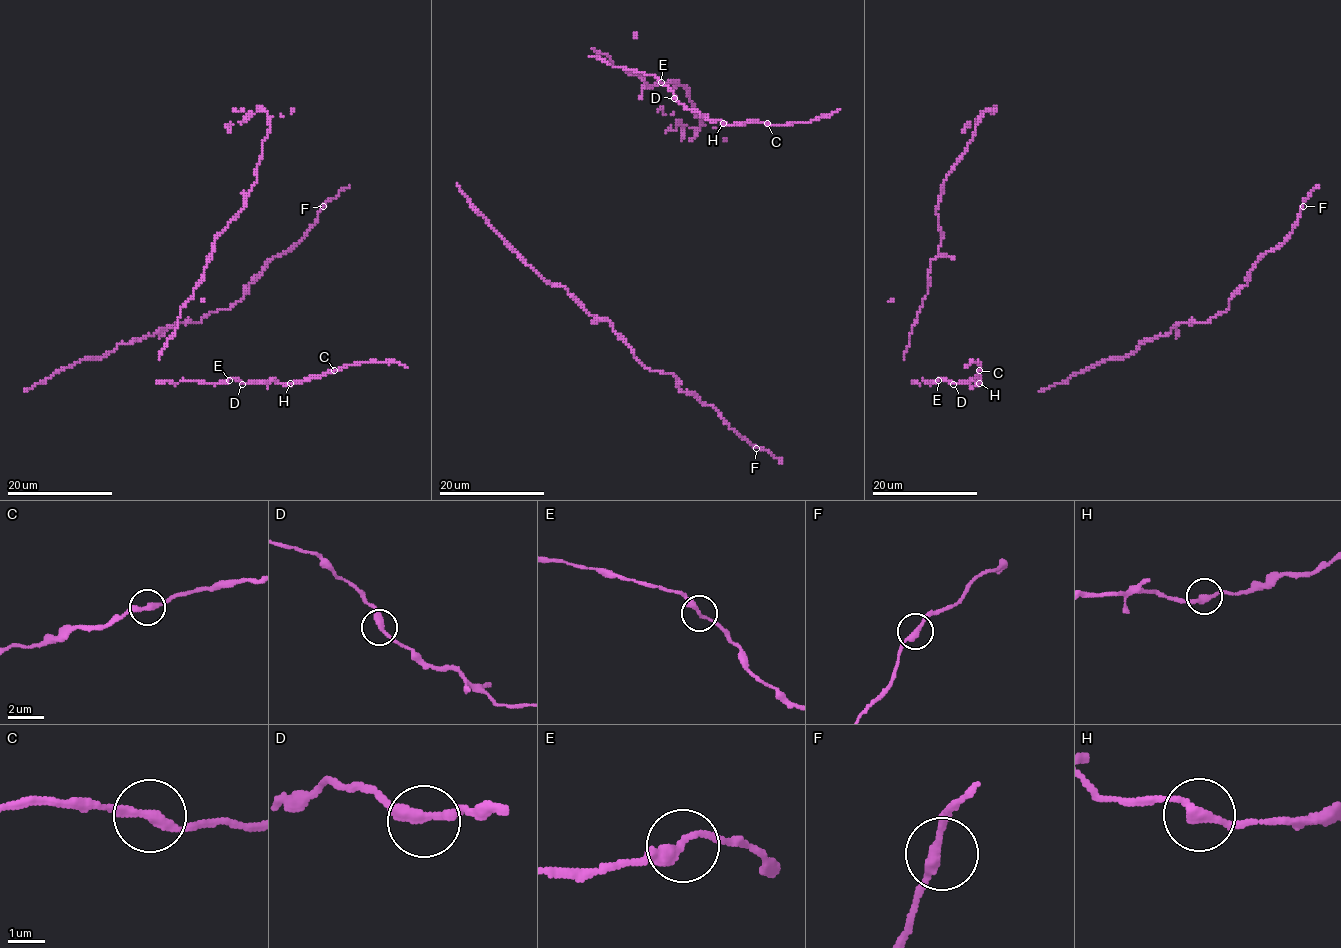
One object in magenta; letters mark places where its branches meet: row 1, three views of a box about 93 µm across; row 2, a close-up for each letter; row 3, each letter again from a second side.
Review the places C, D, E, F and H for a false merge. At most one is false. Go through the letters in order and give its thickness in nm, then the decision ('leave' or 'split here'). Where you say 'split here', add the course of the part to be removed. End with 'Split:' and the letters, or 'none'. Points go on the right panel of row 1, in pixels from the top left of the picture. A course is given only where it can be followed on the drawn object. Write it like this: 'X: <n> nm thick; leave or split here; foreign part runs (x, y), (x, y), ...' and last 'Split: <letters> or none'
C: 280 nm thick; leave
D: 280 nm thick; leave
E: 260 nm thick; leave
F: 260 nm thick; leave
H: 240 nm thick; leave
Split: none

